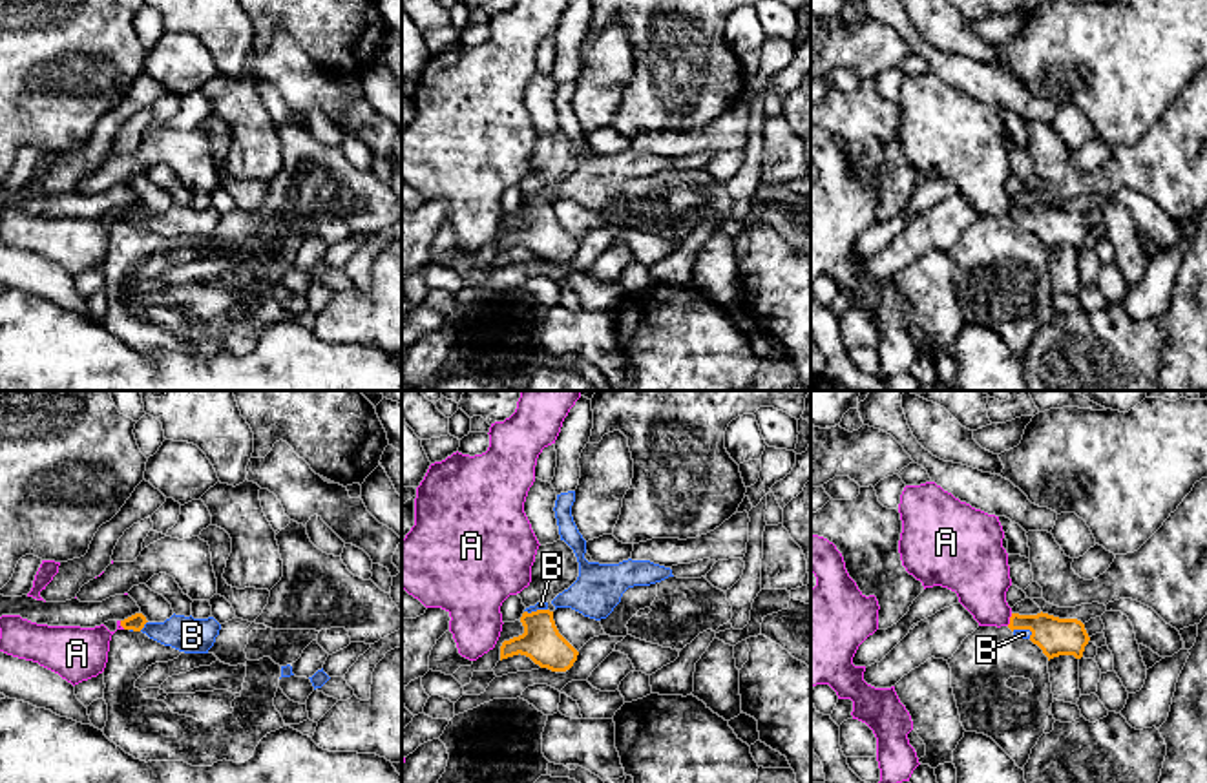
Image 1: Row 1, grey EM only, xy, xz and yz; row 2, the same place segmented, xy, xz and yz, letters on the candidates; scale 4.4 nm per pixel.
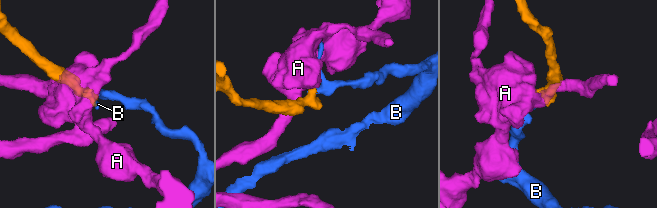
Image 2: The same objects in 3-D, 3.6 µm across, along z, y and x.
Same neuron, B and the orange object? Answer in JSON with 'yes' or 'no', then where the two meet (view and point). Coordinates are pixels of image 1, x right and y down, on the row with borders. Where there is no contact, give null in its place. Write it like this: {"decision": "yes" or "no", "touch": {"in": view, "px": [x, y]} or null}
{"decision": "yes", "touch": {"in": "xy", "px": [143, 626]}}

